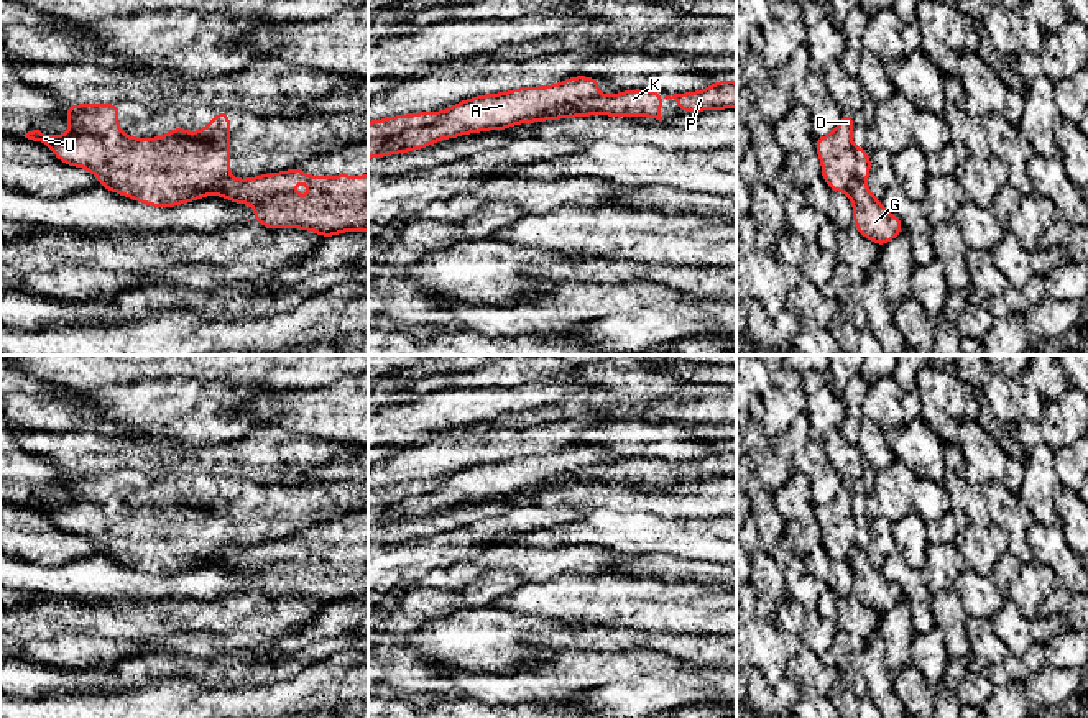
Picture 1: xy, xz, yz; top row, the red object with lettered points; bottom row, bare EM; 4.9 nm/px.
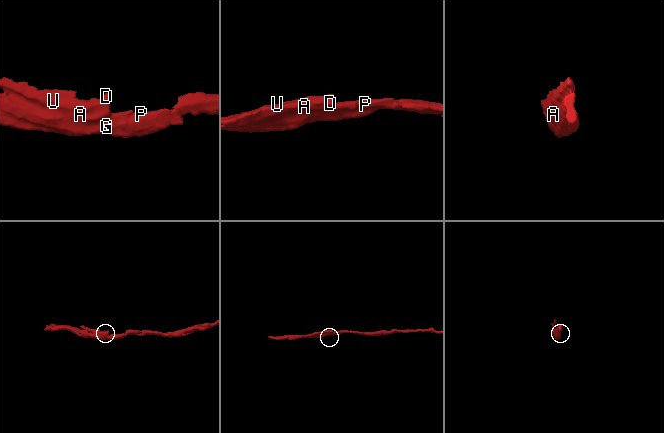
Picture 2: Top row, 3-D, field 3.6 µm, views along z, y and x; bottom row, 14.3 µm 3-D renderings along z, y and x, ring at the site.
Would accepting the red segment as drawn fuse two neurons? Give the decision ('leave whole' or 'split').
split

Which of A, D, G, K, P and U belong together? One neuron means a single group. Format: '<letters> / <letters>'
A D U / G K P

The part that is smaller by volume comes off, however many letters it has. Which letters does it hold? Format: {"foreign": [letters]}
{"foreign": ["A", "D", "U"]}

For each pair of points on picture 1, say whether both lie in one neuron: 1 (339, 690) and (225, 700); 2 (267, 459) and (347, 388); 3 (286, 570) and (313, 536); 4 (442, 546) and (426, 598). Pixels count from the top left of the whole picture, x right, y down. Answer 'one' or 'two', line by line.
1: one
2: two
3: one
4: two

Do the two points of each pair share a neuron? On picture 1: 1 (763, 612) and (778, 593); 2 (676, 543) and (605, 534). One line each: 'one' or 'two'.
1: one
2: one

